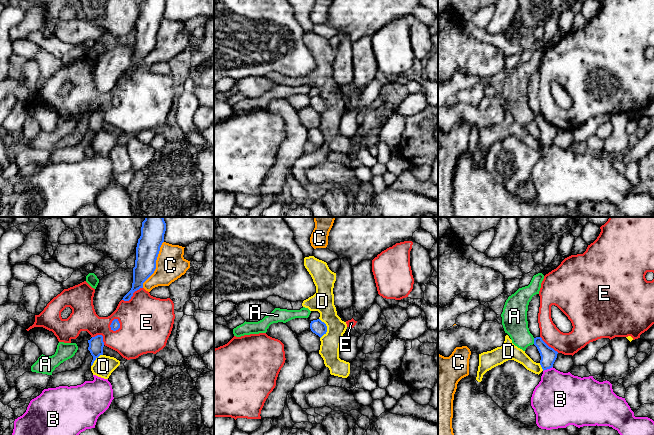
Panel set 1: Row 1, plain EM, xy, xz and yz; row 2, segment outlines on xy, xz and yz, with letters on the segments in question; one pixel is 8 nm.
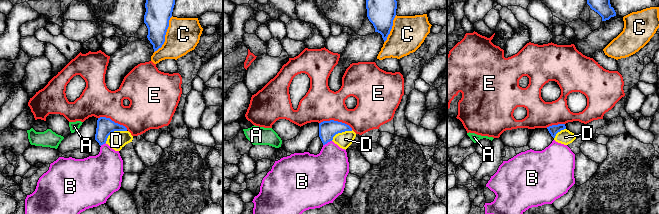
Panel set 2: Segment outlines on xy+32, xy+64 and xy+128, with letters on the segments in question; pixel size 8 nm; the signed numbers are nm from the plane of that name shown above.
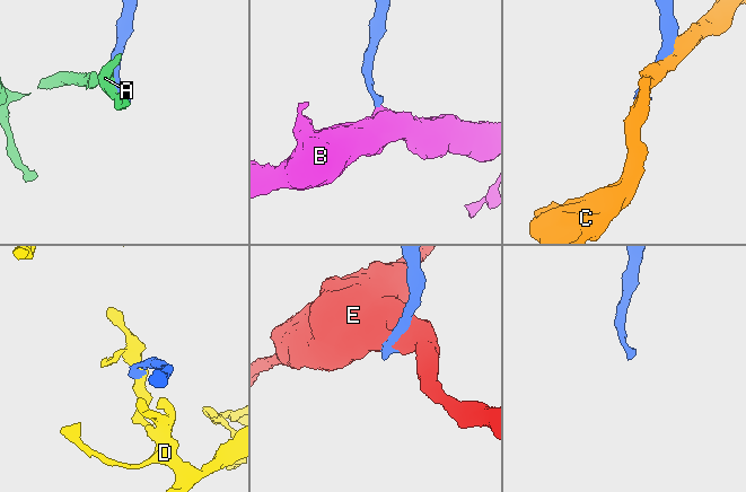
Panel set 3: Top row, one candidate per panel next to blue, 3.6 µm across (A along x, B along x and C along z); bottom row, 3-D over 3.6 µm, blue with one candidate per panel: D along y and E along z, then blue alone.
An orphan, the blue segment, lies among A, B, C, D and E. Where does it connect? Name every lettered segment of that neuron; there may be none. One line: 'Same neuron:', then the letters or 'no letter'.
Same neuron: B

